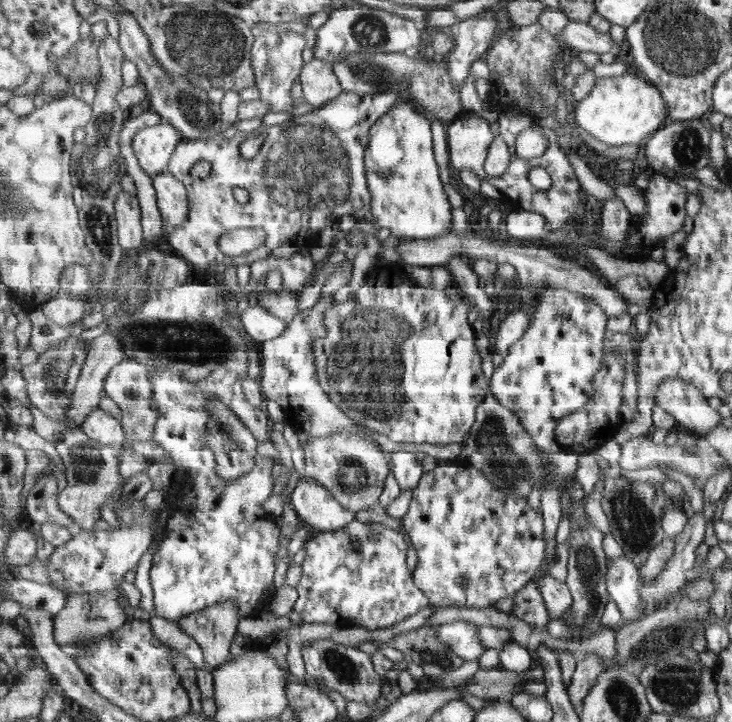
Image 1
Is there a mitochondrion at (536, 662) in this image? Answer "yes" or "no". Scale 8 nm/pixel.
no

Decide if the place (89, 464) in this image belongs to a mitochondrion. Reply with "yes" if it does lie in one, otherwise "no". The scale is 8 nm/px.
yes

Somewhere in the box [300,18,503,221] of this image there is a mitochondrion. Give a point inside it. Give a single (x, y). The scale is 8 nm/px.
(364, 68)

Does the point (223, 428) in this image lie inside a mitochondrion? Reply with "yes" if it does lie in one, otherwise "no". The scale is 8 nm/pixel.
yes

